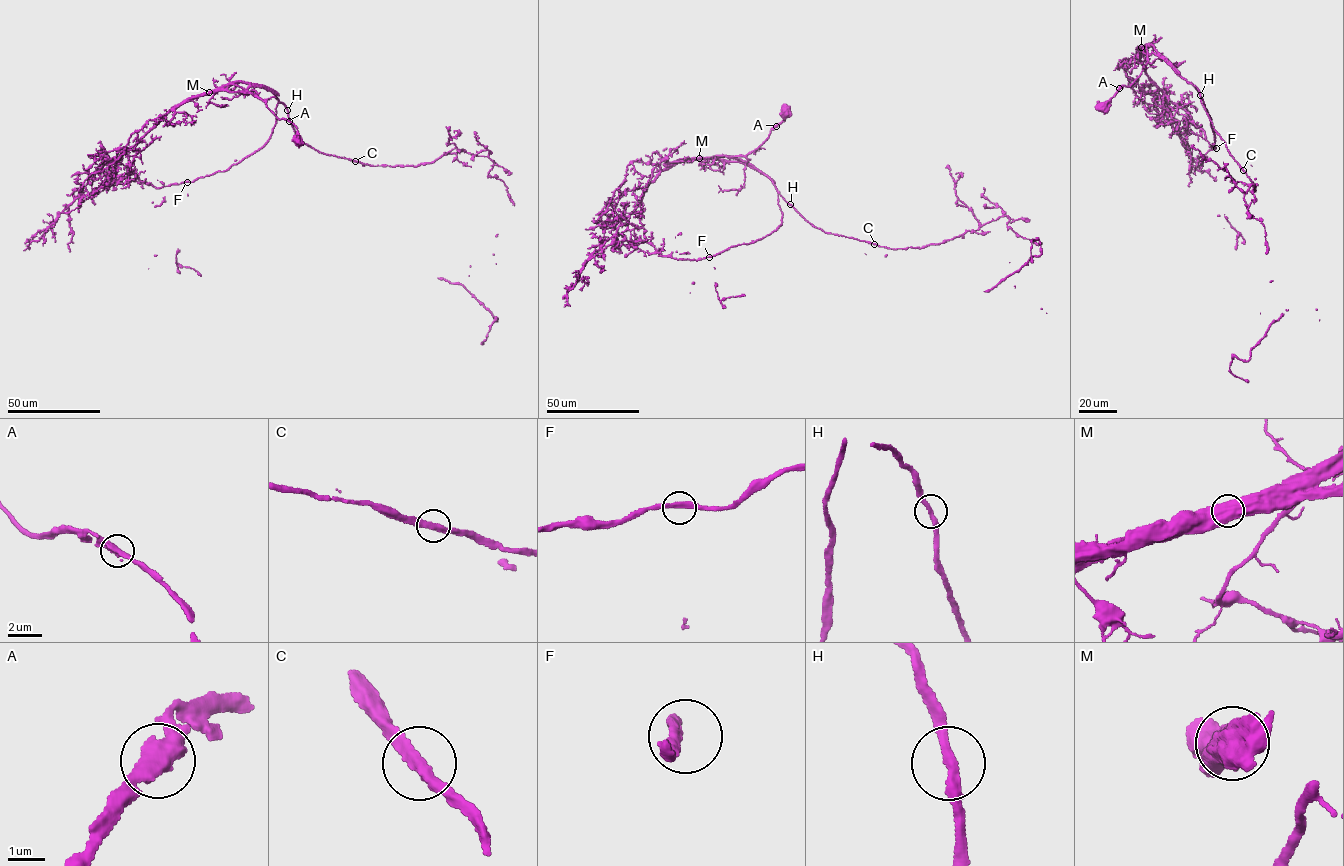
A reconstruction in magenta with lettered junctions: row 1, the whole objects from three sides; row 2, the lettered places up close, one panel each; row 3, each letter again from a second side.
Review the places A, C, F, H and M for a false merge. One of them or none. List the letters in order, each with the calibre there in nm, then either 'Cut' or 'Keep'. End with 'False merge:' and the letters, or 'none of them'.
A: Thickness 480 nm. Keep
C: Thickness 320 nm. Keep
F: Thickness 260 nm. Keep
H: Thickness 260 nm. Keep
M: Thickness 750 nm. Cut
False merge: M

